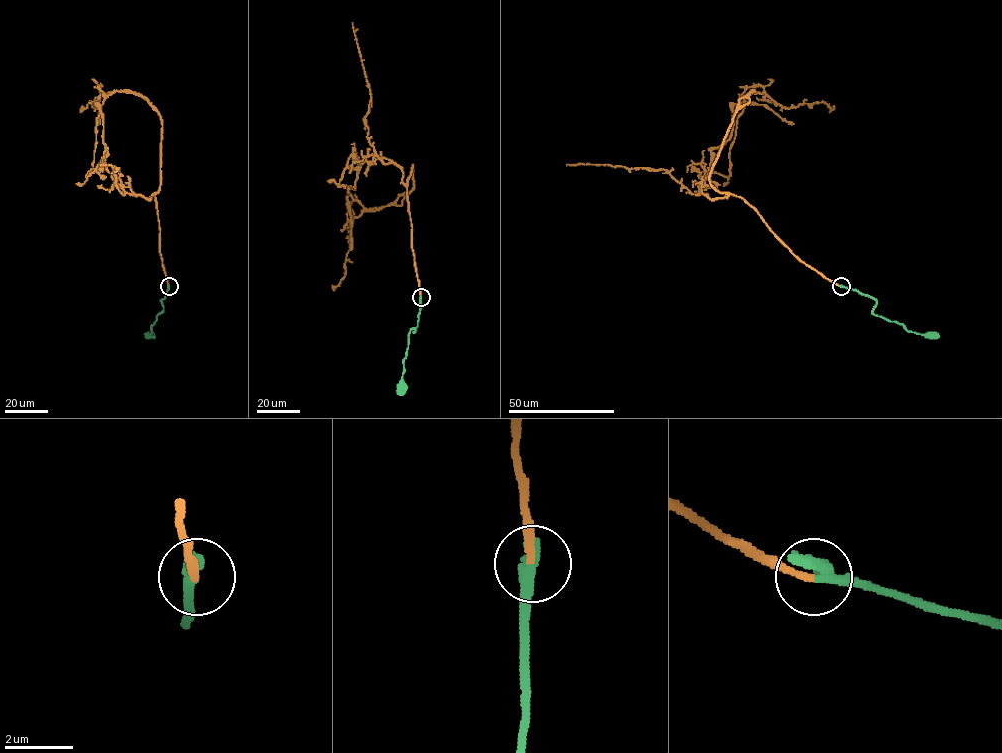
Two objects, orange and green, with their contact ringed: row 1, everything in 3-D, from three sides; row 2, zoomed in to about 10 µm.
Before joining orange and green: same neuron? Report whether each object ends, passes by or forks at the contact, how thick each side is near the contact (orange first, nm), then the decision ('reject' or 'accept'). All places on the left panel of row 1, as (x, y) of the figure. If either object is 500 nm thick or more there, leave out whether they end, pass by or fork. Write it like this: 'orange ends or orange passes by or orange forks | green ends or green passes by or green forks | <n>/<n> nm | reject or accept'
orange ends | green passes by | 200/280 nm | accept

